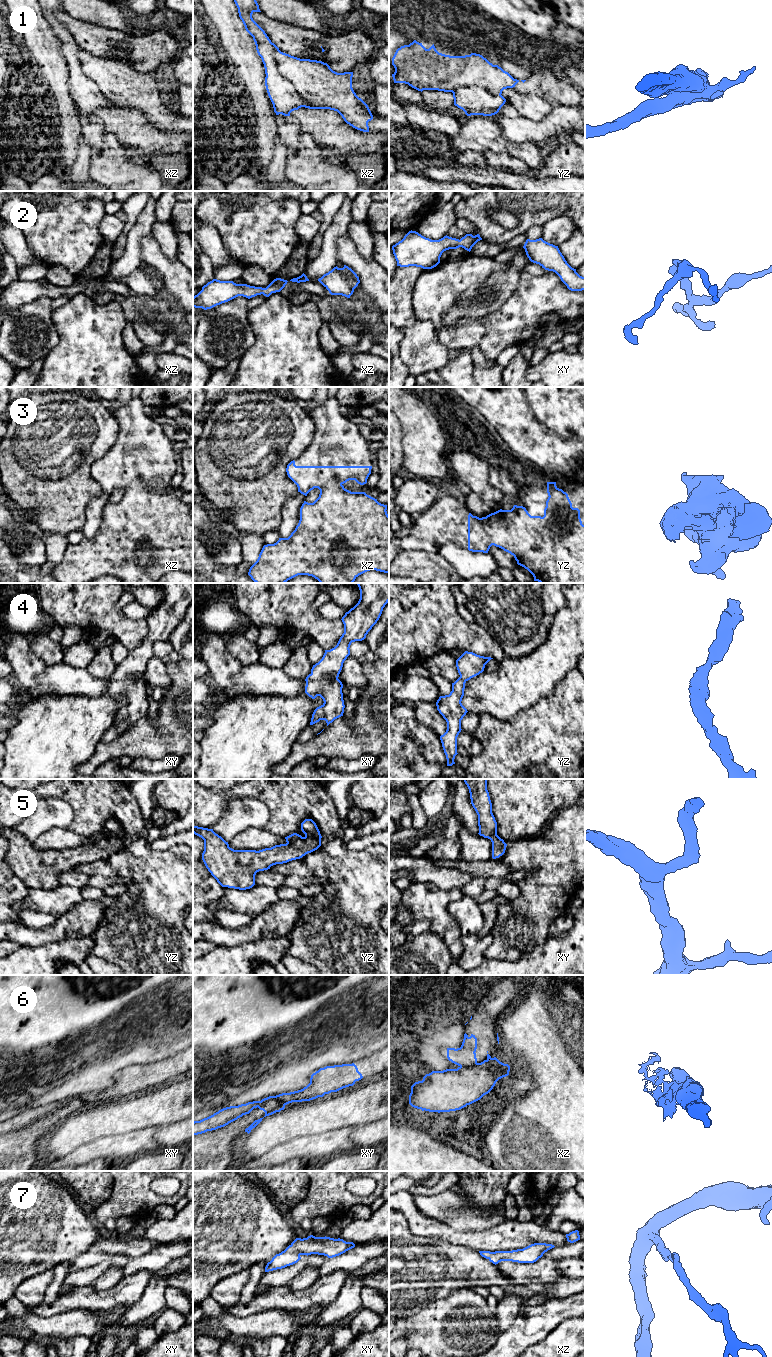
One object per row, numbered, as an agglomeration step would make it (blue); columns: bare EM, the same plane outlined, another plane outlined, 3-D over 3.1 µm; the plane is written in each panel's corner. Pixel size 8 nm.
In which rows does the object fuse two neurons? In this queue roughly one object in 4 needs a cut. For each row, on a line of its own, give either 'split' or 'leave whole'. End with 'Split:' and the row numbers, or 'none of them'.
1: split
2: leave whole
3: leave whole
4: leave whole
5: leave whole
6: split
7: leave whole
Split: 1, 6

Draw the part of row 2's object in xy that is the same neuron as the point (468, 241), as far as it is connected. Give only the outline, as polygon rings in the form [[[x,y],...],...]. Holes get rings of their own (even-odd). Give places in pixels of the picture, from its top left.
[[[411,230],[401,241],[392,246],[392,250],[397,266],[432,269],[440,263],[444,251],[462,247],[470,252],[480,240],[482,238],[479,234],[475,236],[466,234],[460,240],[447,235],[439,240],[431,240]]]

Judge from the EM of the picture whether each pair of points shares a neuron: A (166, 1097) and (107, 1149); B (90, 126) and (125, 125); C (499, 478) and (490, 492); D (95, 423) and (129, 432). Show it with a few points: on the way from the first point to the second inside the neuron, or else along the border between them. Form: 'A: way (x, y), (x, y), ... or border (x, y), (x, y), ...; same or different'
A: border (148, 1127), (102, 1138); different
B: border (94, 115), (106, 133); different
C: border (490, 467), (489, 482), (504, 494); different
D: border (114, 415), (118, 424), (118, 436), (108, 450); different

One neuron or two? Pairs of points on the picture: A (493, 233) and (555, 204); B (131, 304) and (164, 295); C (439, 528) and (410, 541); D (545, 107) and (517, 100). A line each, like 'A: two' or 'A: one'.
A: one
B: two
C: one
D: one

